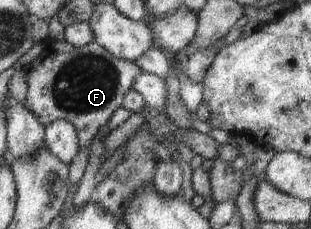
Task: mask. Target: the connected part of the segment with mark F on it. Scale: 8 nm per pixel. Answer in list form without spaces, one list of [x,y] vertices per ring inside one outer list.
[[[44,40],[45,52],[26,66],[28,75],[27,98],[23,105],[46,127],[52,121],[62,119],[74,125],[80,149],[86,150],[96,138],[100,129],[110,120],[116,109],[122,106],[125,94],[133,88],[135,78],[142,72],[136,63],[128,62],[110,54],[98,43],[92,41],[81,47],[73,47],[65,40]]]

